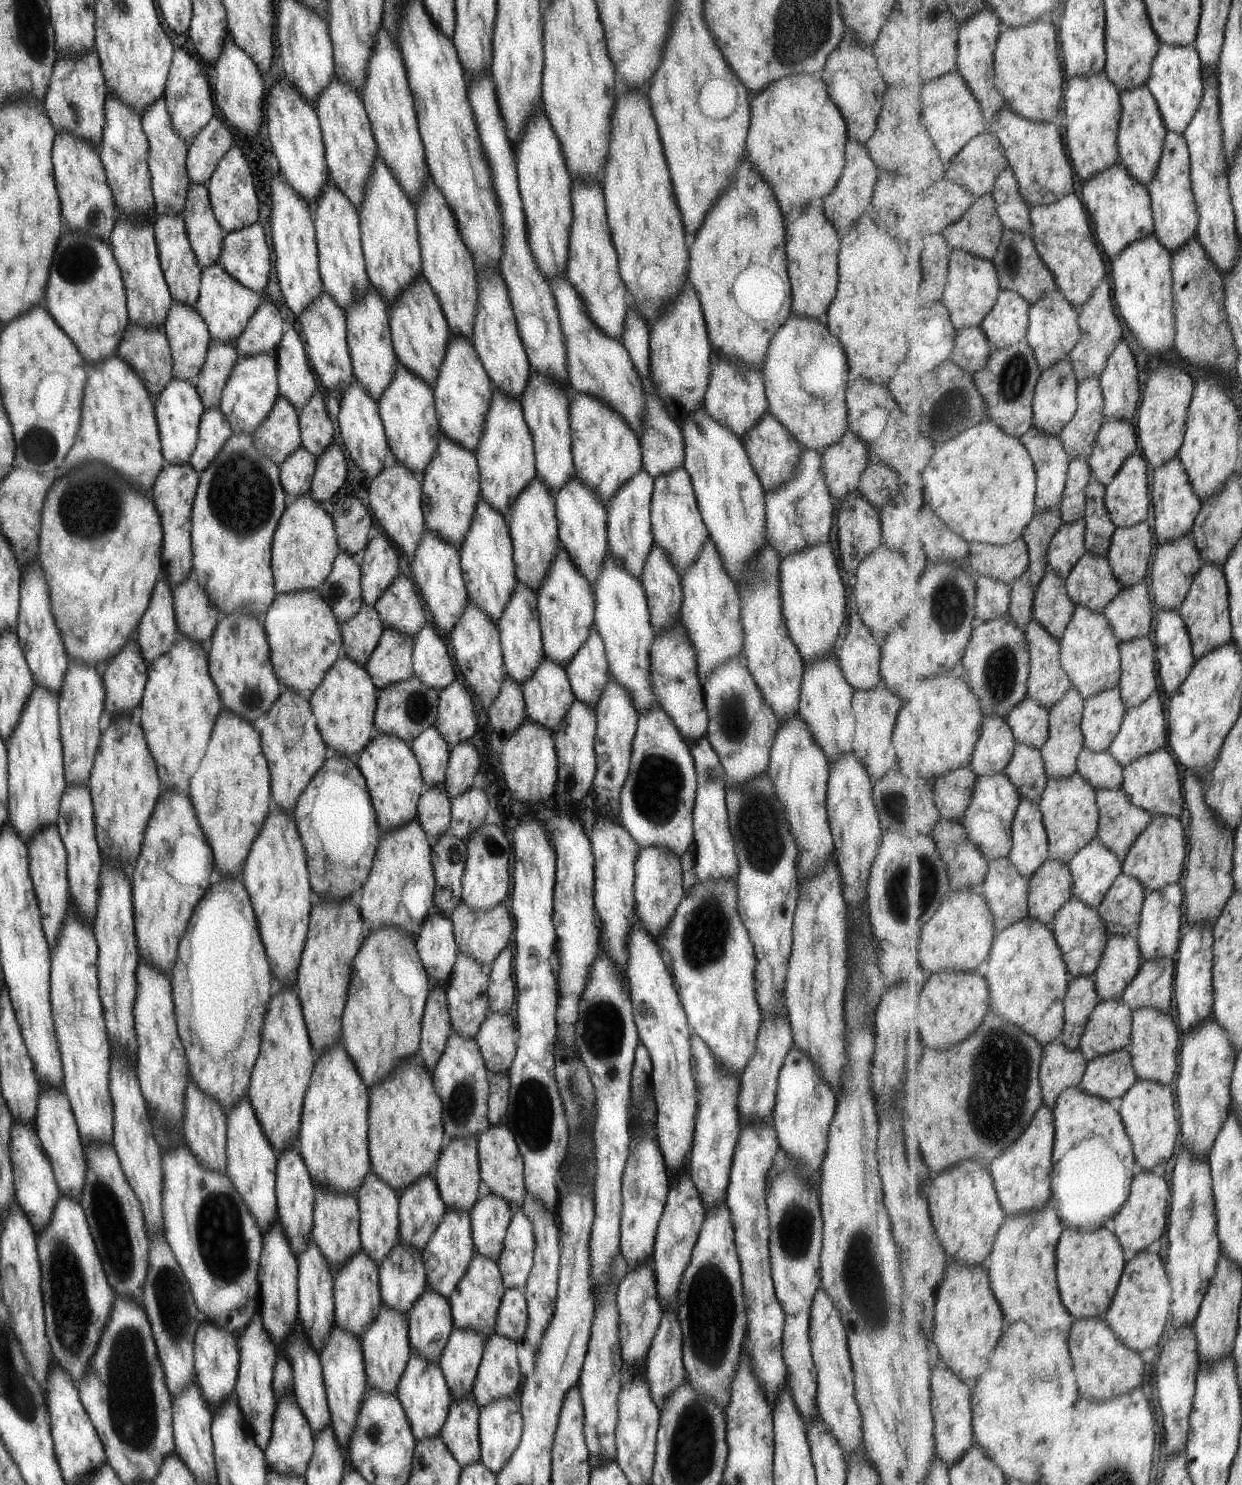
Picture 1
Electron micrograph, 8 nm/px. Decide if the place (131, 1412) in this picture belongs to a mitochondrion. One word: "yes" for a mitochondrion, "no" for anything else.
yes

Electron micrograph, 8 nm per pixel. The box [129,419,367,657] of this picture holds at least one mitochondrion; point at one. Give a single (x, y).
(240, 496)

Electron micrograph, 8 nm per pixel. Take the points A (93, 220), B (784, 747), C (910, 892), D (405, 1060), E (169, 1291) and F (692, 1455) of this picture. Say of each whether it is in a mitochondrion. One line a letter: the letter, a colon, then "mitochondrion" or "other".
A: mitochondrion
B: other
C: mitochondrion
D: other
E: mitochondrion
F: mitochondrion

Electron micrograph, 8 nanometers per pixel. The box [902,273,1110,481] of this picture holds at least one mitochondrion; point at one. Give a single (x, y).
(944, 422)

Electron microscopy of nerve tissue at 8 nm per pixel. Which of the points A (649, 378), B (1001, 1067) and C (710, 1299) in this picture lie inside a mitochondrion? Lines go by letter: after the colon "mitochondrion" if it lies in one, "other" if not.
A: other
B: mitochondrion
C: mitochondrion

